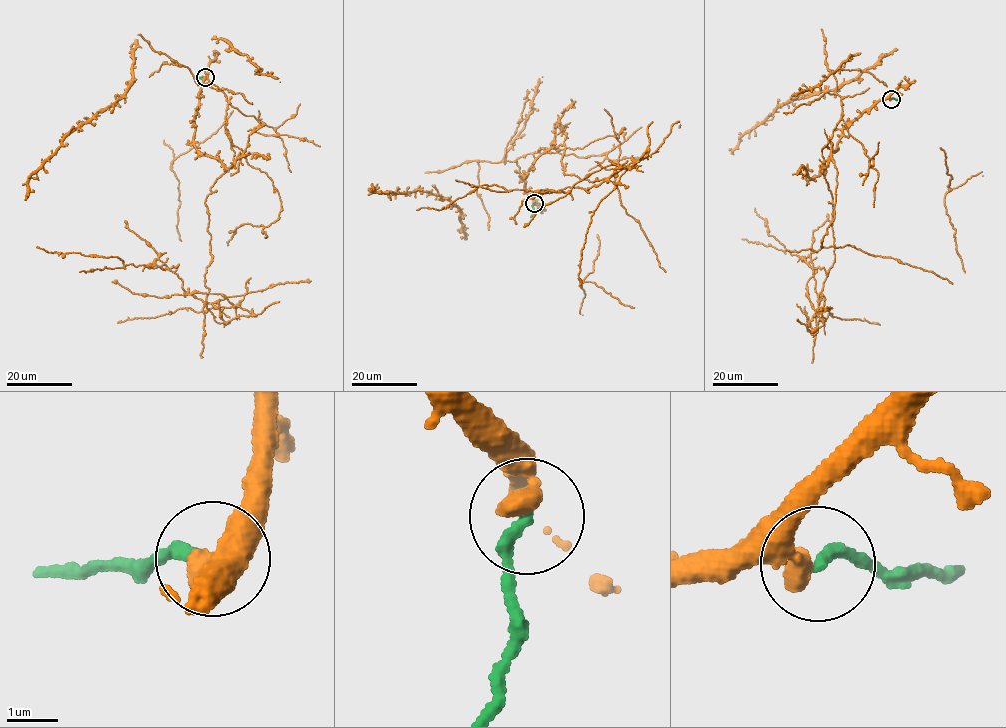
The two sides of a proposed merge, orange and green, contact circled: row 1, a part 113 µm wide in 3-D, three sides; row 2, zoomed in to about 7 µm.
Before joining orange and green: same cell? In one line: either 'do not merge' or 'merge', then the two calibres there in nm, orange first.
do not merge; 500 nm thick on the orange side, 240 nm on the other

